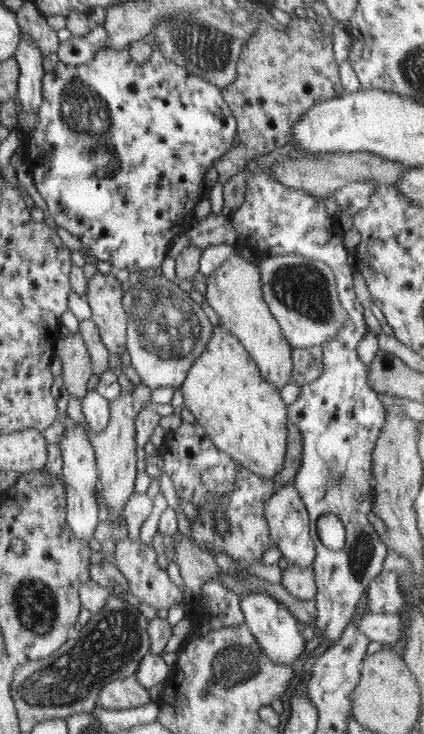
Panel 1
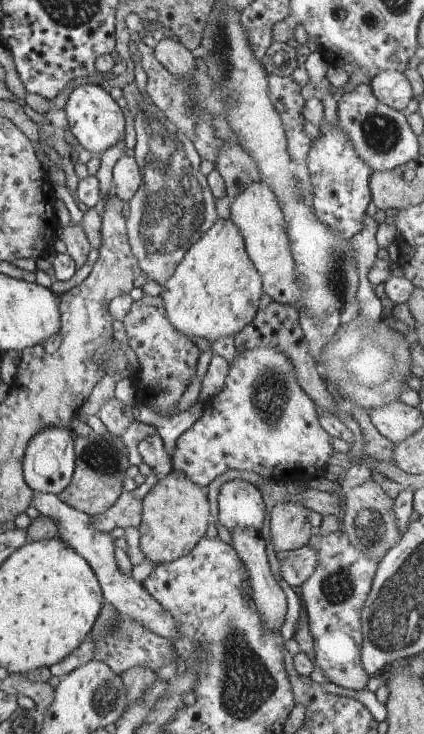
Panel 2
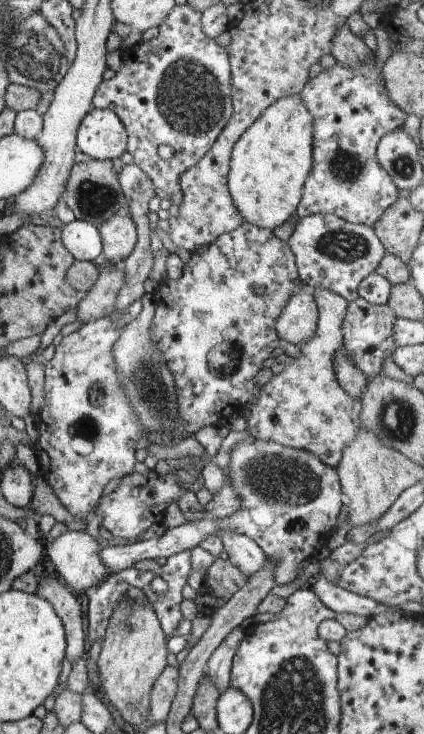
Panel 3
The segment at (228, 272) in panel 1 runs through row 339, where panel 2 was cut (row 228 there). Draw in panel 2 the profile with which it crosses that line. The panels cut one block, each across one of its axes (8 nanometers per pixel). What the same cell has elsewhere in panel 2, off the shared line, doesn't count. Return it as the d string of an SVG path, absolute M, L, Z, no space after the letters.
M264 182L250 184L231 201L230 208L231 220L244 238L248 258L260 274L263 292L278 304L294 305L300 300L302 292L296 282L296 264L290 252L284 214L274 192Z

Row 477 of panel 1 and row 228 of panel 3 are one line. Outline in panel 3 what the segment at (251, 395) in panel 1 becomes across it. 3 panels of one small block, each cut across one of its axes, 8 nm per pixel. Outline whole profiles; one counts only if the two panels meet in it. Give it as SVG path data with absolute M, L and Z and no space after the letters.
M299 93L272 102L262 116L244 132L232 149L227 184L234 206L238 208L245 222L261 229L273 230L296 214L306 179L312 170L313 140L312 114L308 112Z

